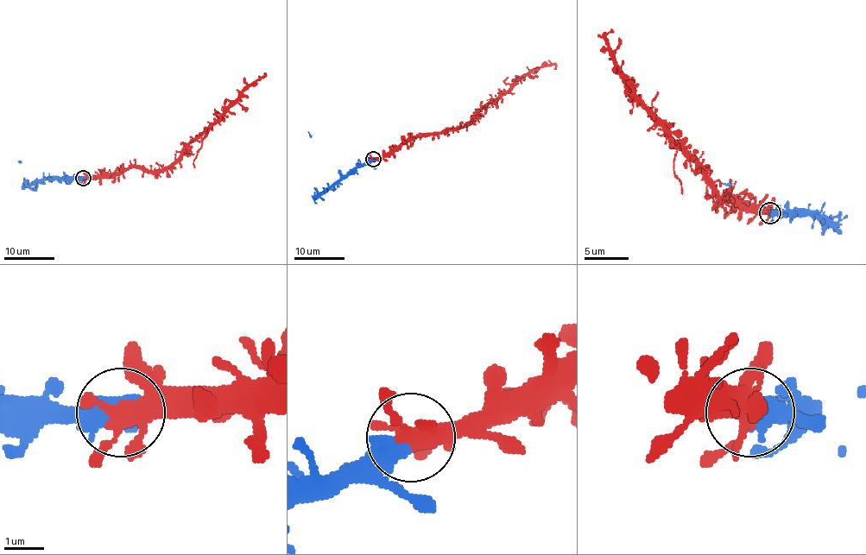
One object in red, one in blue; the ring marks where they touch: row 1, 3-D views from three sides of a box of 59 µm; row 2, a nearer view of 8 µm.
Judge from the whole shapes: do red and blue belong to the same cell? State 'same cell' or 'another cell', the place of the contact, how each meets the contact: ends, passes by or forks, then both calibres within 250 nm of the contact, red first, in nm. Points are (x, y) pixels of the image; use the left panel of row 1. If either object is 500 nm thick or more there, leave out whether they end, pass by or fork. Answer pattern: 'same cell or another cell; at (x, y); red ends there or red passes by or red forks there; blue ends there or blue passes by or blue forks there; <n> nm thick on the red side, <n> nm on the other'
same cell; at (83, 178); 340 nm thick on the red side, 550 nm on the other

